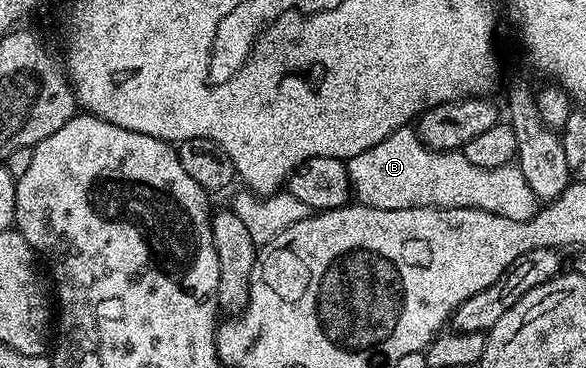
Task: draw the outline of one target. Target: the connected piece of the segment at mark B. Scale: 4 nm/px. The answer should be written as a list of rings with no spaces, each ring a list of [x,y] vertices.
[[[411,126],[398,128],[346,165],[354,199],[371,208],[476,208],[496,212],[501,218],[528,220],[541,207],[529,182],[525,182],[525,174],[514,163],[485,170],[473,166],[462,151],[434,152],[420,142],[418,131]]]

